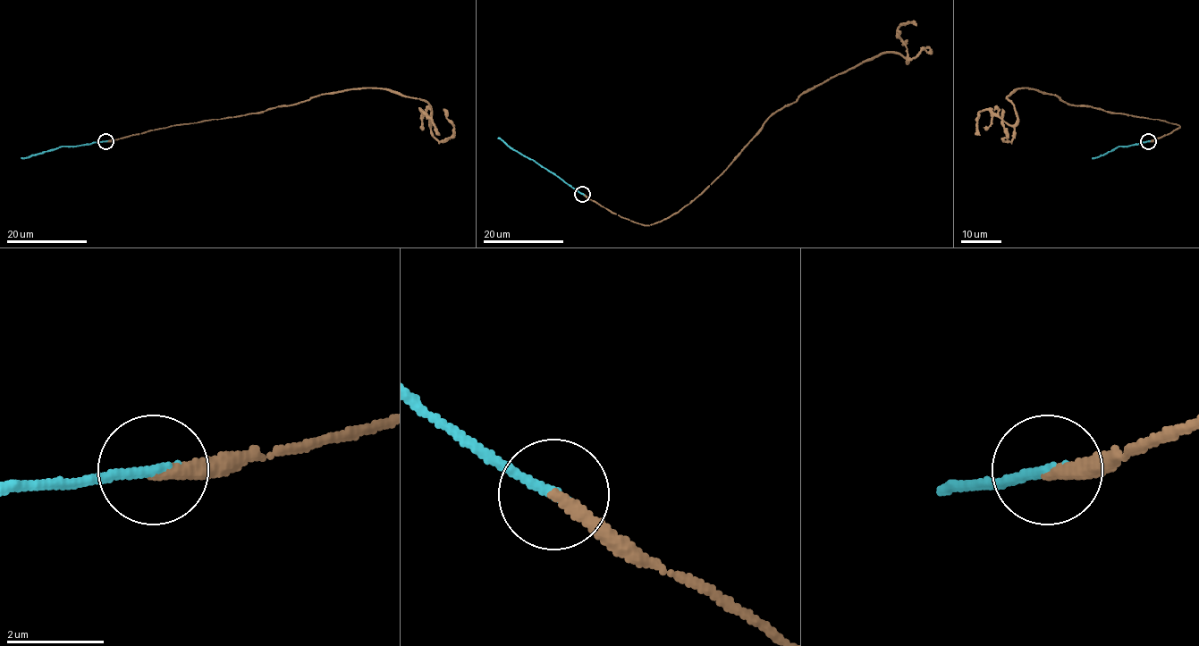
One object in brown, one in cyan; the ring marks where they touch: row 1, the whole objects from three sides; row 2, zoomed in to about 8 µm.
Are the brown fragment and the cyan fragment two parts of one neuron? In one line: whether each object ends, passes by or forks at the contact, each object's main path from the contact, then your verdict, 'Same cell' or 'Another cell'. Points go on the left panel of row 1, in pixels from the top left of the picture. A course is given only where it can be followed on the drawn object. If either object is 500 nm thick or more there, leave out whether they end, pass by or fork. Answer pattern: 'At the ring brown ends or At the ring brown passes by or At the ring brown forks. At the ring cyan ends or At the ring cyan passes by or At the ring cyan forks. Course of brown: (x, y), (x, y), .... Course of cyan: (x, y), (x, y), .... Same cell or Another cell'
At the ring brown ends. At the ring cyan ends. Course of brown: (105, 141), (257, 113), (358, 88), (382, 88), (423, 99), (430, 106), (430, 125), (421, 110), (439, 135). Course of cyan: (105, 141), (60, 146), (21, 158). Same cell

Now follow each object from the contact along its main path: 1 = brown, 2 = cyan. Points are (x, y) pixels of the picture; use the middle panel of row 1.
1: (582, 194), (636, 222), (665, 220), (803, 93), (885, 53), (907, 62), (898, 28), (916, 26)
2: (582, 194), (532, 159), (510, 148), (498, 138)

